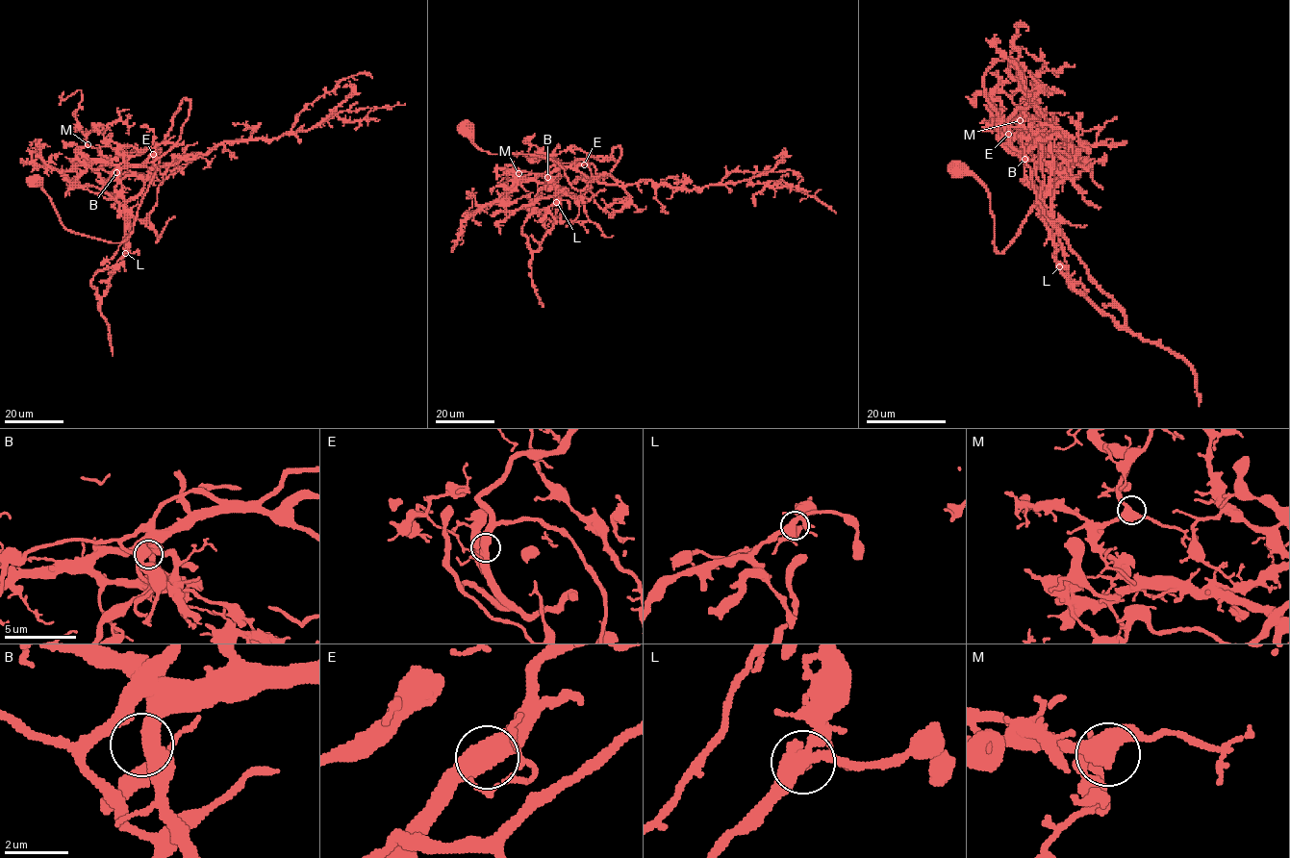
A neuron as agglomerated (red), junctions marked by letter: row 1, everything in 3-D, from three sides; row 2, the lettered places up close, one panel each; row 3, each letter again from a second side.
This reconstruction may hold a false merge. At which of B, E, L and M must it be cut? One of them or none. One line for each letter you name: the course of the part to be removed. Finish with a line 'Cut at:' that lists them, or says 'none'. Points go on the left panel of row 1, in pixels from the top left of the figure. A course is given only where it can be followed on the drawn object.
L: Course of the part to remove: (125, 253), (95, 273), (90, 284), (99, 298), (123, 259), (128, 212), (97, 188), (74, 186), (59, 171)
Cut at: L

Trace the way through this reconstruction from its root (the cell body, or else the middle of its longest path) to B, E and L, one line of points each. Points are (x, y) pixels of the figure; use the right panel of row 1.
B: (958, 170), (986, 189), (1001, 253), (1044, 181), (1039, 140), (1013, 126), (1008, 143), (1024, 159)
E: (958, 170), (965, 166), (986, 189), (994, 245), (1001, 253), (1044, 181), (1035, 135), (1023, 126), (1008, 134)
L: (958, 170), (986, 189), (1001, 253), (1044, 181), (1030, 130), (1013, 126), (1008, 143), (1043, 202), (1060, 266)

